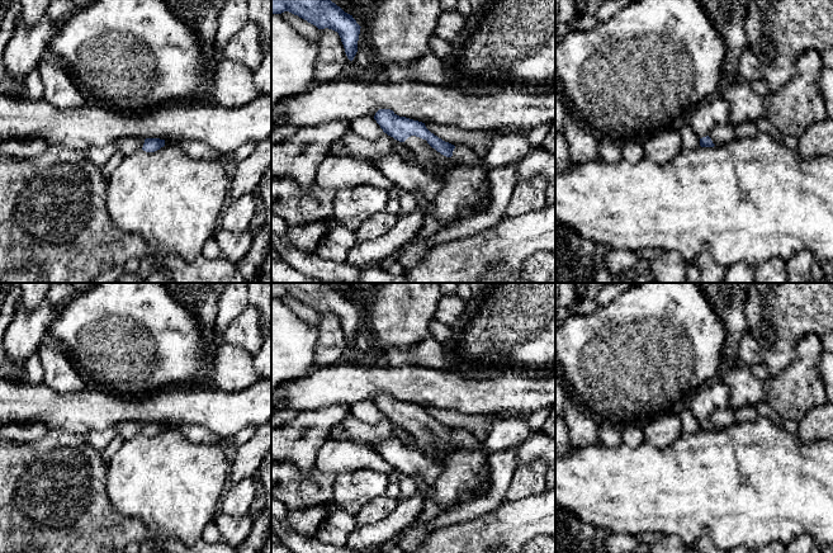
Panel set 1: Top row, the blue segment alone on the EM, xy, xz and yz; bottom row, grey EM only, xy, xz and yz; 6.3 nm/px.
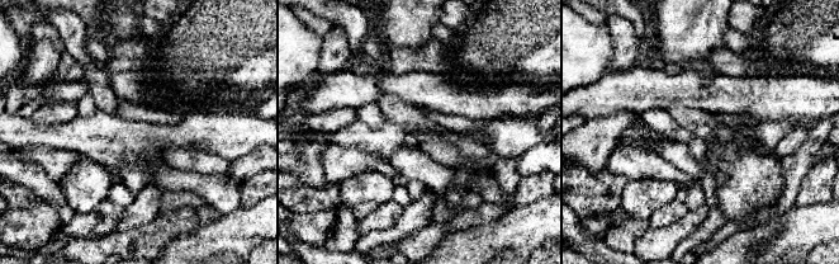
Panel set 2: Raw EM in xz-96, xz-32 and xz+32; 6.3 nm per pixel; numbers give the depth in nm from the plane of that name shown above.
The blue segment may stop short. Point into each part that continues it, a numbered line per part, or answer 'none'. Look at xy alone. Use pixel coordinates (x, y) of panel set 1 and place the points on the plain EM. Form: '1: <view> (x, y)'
1: xy (128, 430)

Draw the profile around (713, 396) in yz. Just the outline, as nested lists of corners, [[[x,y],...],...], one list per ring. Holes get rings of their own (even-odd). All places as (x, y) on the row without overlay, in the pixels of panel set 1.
[[[718,377],[690,396],[688,410],[699,422],[702,422],[718,410],[730,407],[729,398],[730,392],[726,384]]]

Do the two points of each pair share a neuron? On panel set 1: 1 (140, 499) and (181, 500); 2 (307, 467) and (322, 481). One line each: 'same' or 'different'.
1: same
2: different

